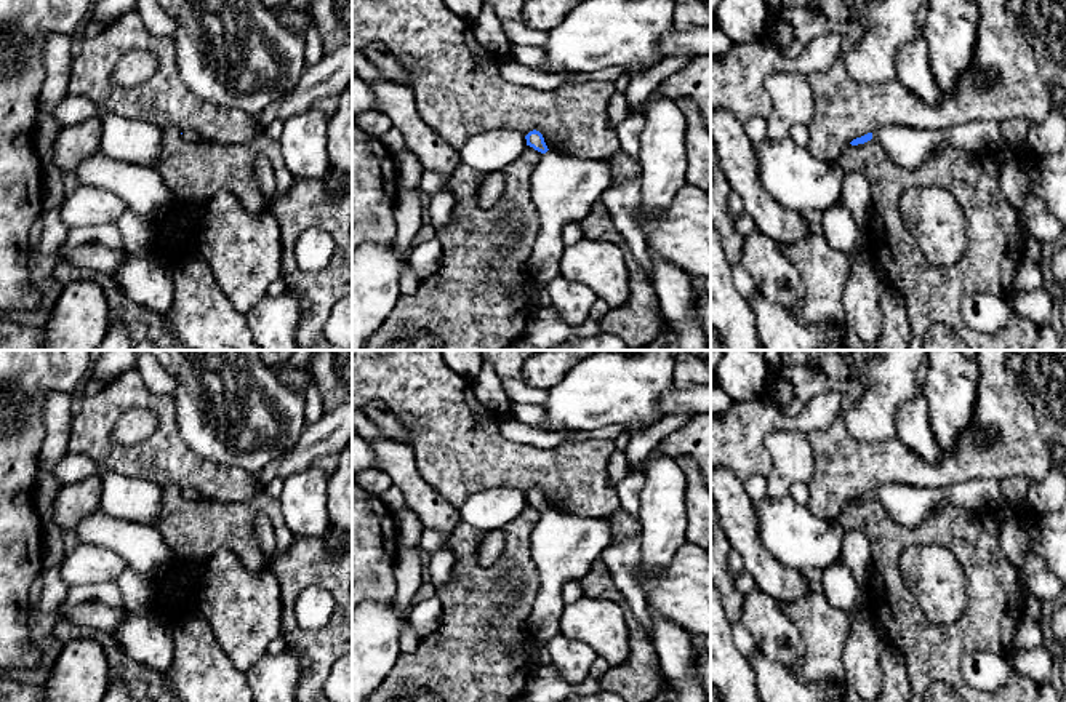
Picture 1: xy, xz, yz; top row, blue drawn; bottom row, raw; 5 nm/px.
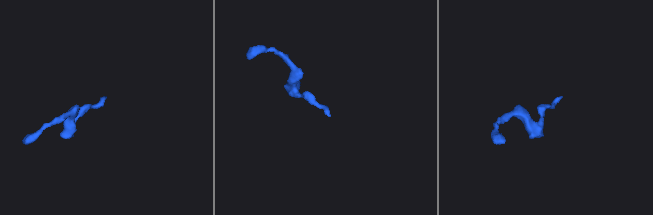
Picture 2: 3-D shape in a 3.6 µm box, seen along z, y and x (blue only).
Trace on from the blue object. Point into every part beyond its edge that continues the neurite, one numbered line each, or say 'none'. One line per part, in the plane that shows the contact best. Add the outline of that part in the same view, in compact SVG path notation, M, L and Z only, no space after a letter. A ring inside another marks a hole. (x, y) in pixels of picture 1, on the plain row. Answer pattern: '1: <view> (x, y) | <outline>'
1: xz (564, 547) | M554 509L541 513L530 537L530 553L538 569L538 590L527 619L527 633L539 641L547 641L560 633L559 620L563 612L562 588L568 580L579 580L611 544L611 526L605 518L581 518L565 515Z

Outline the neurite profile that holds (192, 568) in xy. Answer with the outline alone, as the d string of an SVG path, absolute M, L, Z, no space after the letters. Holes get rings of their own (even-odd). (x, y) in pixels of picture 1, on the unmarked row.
M187 560L179 569L179 574L195 577L198 582L202 582L206 574L206 568L208 561L198 563L195 560Z

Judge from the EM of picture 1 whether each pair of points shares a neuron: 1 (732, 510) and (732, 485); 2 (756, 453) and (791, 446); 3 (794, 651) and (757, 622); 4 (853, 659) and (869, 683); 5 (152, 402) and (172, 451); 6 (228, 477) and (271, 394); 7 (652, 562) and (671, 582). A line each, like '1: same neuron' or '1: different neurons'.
1: same neuron
2: different neurons
3: same neuron
4: same neuron
5: same neuron
6: different neurons
7: different neurons

